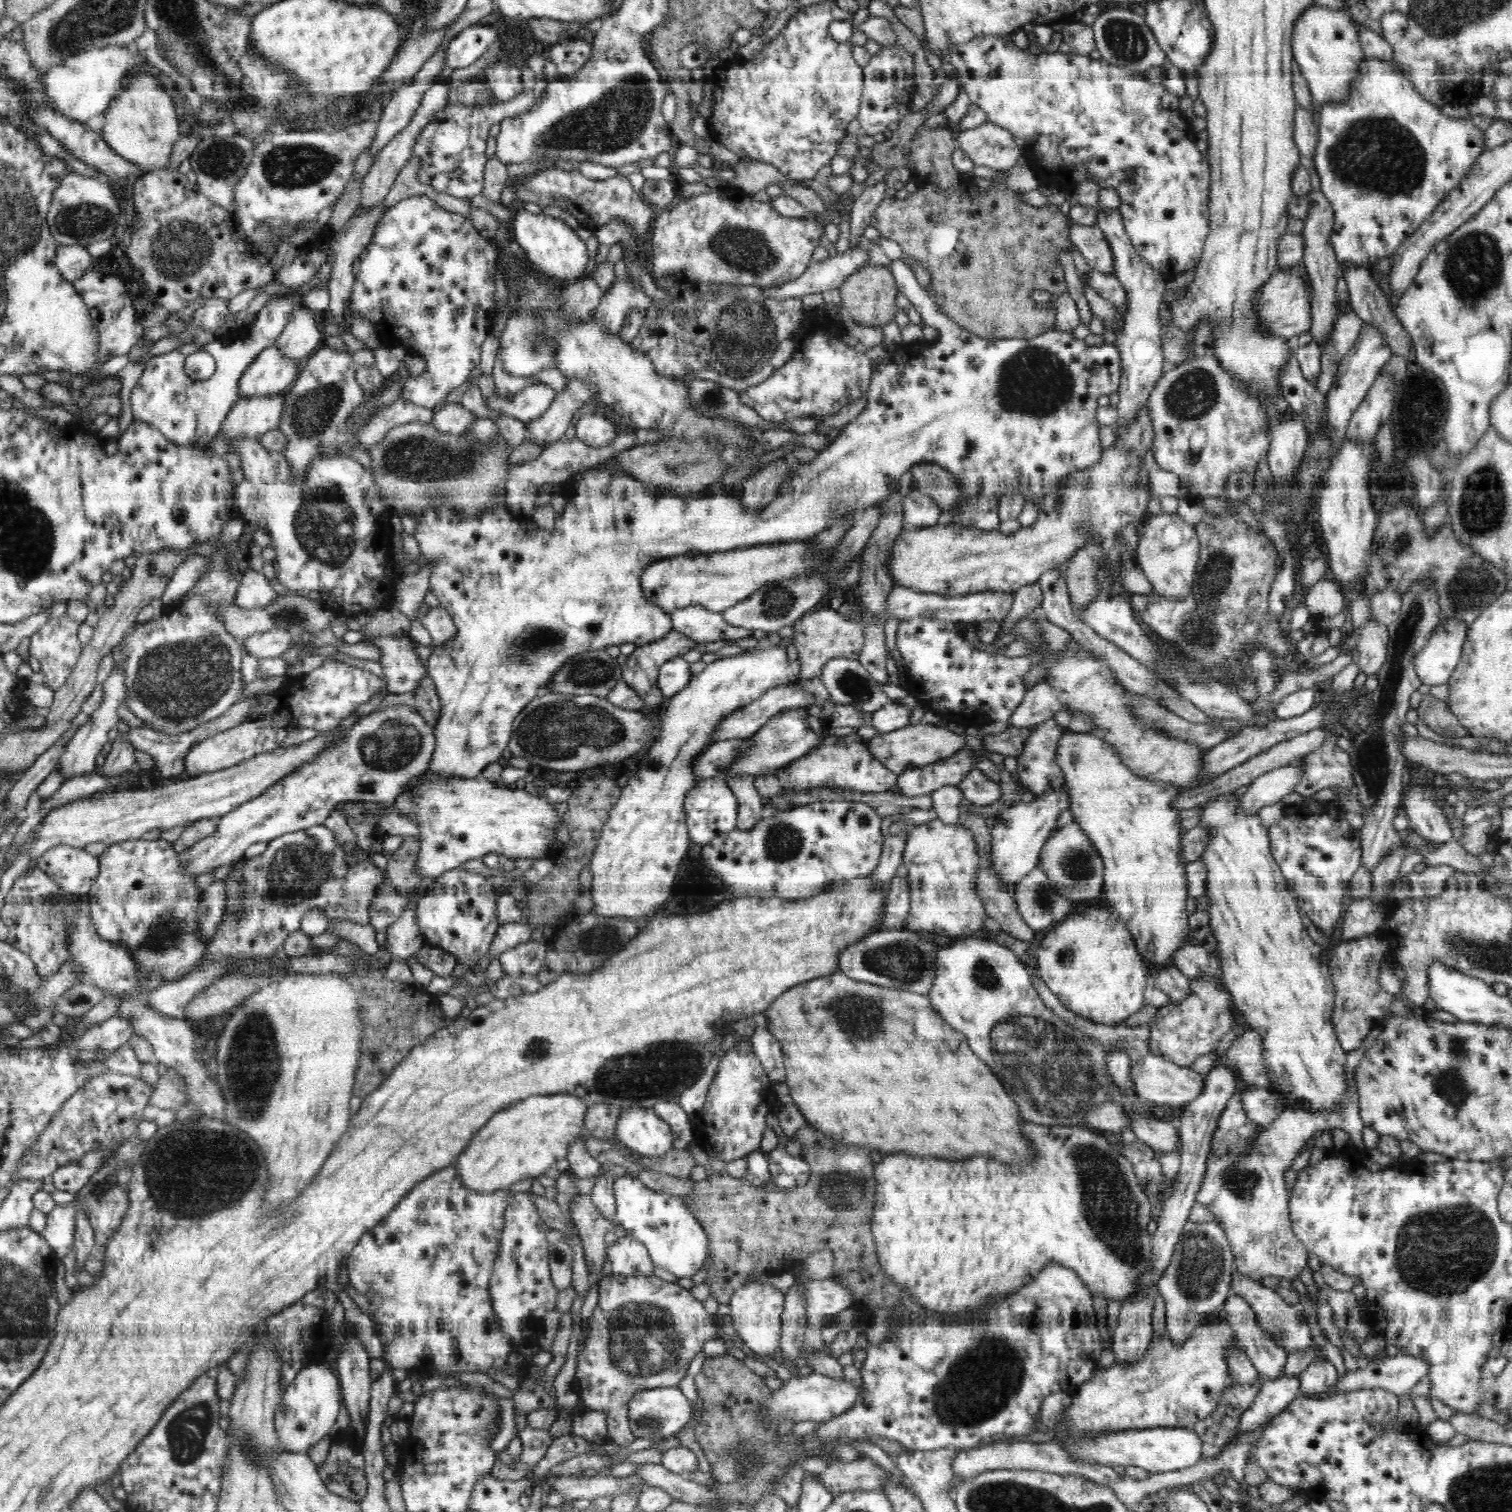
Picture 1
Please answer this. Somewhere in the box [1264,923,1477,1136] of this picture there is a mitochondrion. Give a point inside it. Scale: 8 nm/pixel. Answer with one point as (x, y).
(1451, 1084)

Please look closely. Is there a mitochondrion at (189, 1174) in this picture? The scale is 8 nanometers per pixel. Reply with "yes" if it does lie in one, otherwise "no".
yes

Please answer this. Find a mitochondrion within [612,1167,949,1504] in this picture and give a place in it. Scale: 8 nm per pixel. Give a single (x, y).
(751, 1456)

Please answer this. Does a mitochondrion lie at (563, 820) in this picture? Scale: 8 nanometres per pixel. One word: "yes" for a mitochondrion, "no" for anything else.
no

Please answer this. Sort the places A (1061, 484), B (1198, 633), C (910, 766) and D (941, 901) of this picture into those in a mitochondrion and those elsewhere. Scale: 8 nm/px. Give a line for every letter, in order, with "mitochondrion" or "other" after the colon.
A: other
B: mitochondrion
C: other
D: other

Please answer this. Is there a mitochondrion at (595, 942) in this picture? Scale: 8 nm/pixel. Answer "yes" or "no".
yes

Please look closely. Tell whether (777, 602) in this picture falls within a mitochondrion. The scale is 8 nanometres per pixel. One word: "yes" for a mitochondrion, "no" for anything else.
yes

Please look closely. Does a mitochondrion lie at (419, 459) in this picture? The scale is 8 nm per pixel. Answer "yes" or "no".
yes

